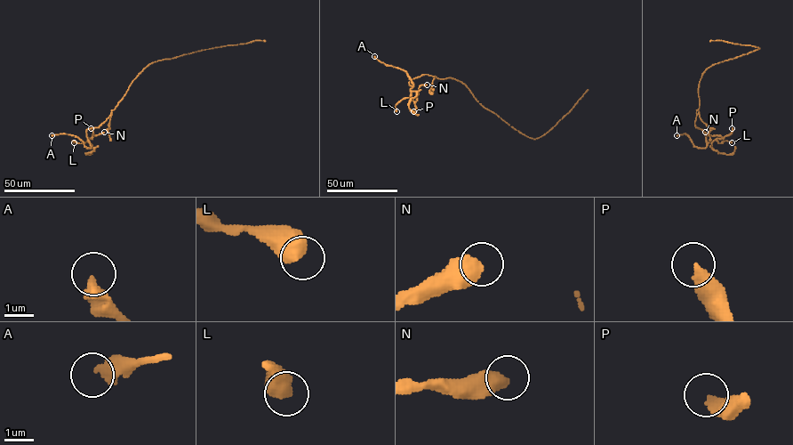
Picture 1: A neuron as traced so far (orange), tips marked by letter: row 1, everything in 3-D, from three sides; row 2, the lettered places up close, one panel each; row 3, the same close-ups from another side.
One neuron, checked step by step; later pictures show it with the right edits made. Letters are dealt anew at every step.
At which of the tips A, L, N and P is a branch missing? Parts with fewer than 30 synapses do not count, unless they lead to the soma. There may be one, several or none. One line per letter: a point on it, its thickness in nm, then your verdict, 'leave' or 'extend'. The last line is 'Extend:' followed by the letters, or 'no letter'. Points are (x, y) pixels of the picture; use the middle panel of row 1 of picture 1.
A: place (374, 56); calibre 480 nm; leave
L: place (396, 111); calibre 650 nm; leave
N: place (427, 84); calibre 600 nm; leave
P: place (413, 111); calibre 220 nm; extend
Extend: P

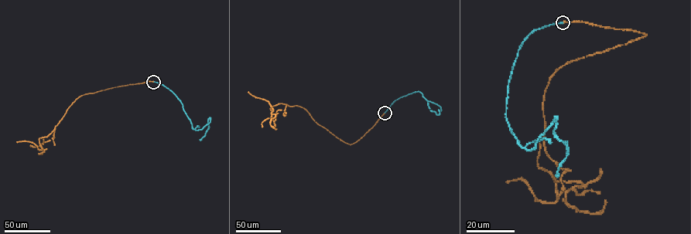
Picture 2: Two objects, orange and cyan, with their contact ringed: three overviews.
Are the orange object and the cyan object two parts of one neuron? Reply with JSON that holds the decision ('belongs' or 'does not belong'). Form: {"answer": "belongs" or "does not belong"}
{"answer": "belongs"}

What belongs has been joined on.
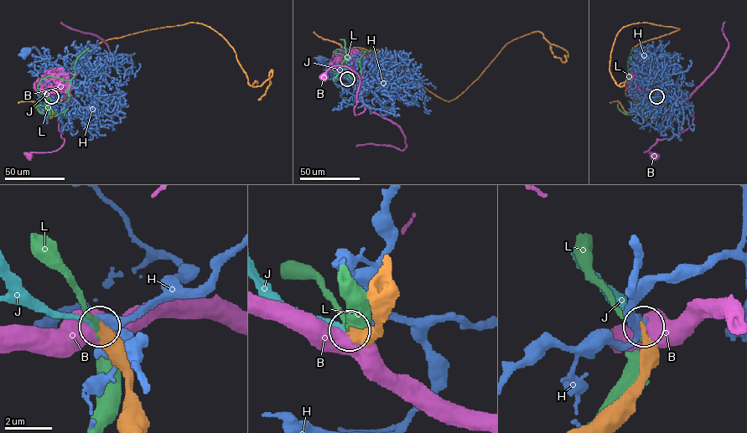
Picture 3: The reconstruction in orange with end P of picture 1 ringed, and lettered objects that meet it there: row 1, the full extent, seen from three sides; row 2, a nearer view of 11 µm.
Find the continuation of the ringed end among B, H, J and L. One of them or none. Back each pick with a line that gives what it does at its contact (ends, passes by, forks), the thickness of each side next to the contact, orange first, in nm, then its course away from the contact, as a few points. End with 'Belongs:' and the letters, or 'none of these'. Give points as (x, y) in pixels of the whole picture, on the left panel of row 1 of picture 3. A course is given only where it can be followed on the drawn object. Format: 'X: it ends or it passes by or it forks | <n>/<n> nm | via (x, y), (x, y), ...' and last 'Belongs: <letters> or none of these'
J: it ends | 340/220 nm
Belongs: J

